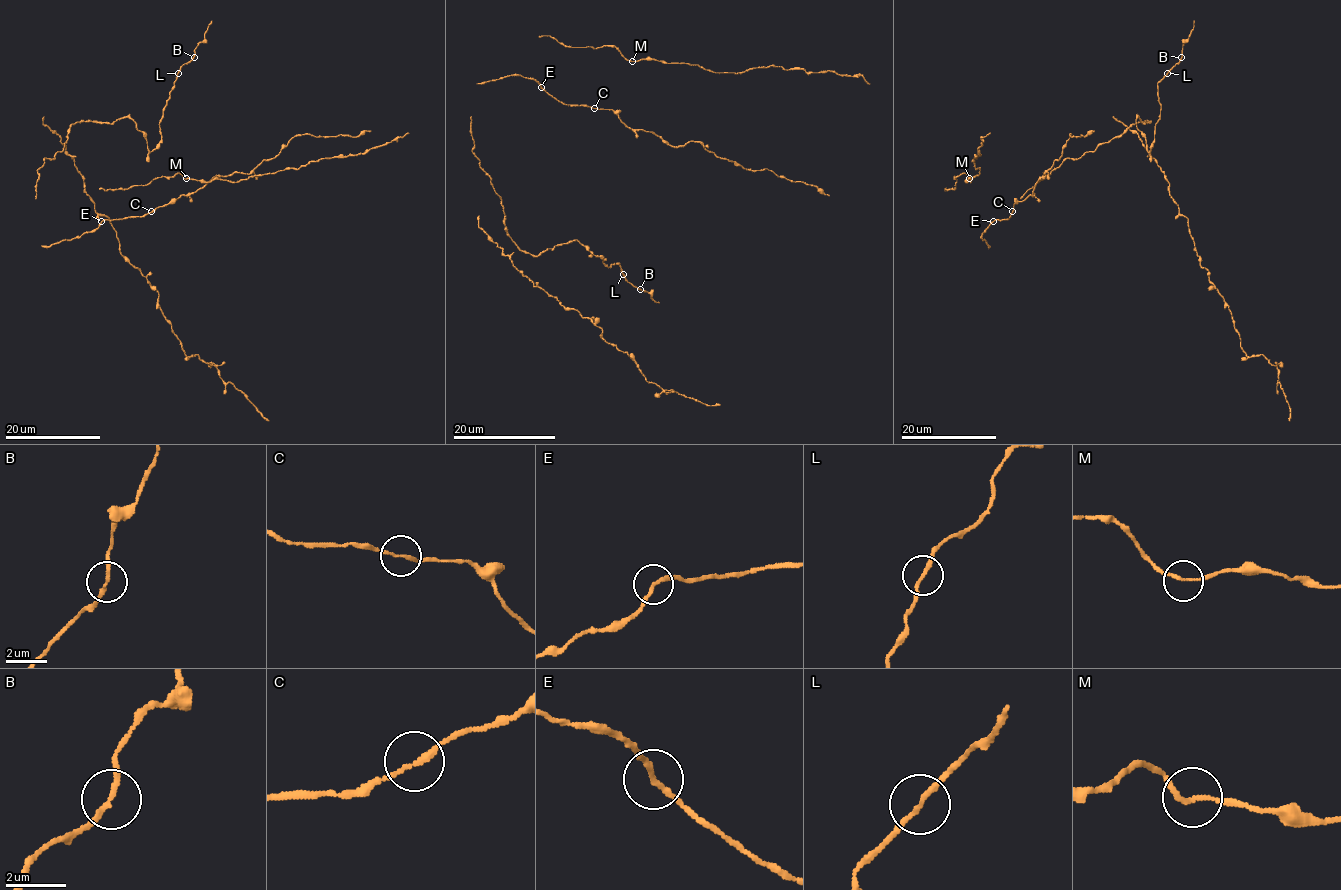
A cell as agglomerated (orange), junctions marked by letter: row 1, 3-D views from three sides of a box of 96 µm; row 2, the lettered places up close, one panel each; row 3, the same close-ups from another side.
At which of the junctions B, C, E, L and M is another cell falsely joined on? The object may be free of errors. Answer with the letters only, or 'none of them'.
none of them

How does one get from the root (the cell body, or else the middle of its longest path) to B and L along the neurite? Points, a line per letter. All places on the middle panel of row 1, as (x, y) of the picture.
B: (473, 147), (500, 196), (505, 230), (520, 250), (538, 256), (577, 239), (607, 266), (619, 264), (639, 289)
L: (473, 147), (500, 196), (505, 230), (520, 250), (538, 256), (577, 239), (607, 266), (619, 264), (623, 274)

